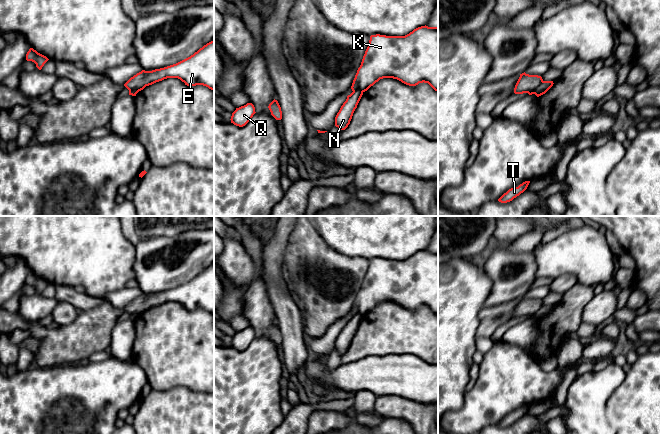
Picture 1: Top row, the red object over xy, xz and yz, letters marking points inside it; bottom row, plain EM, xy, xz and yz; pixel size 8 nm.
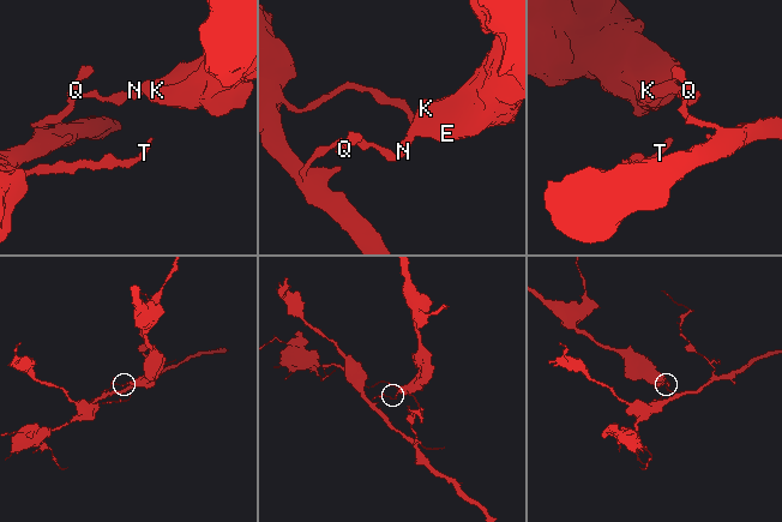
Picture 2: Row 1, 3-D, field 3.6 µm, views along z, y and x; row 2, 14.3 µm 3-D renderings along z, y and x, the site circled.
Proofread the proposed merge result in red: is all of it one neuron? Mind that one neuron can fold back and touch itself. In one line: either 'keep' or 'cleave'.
cleave

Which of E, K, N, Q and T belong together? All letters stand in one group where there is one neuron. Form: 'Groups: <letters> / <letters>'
Groups: E K / N Q T

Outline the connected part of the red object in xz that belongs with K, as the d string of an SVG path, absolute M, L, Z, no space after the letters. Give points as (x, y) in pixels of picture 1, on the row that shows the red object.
M421 26L405 36L371 35L352 91L367 91L383 78L393 78L409 86L428 83L438 92L438 27Z

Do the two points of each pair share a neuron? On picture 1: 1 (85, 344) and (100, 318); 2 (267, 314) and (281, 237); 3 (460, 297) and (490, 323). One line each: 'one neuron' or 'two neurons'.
1: one neuron
2: two neurons
3: two neurons

